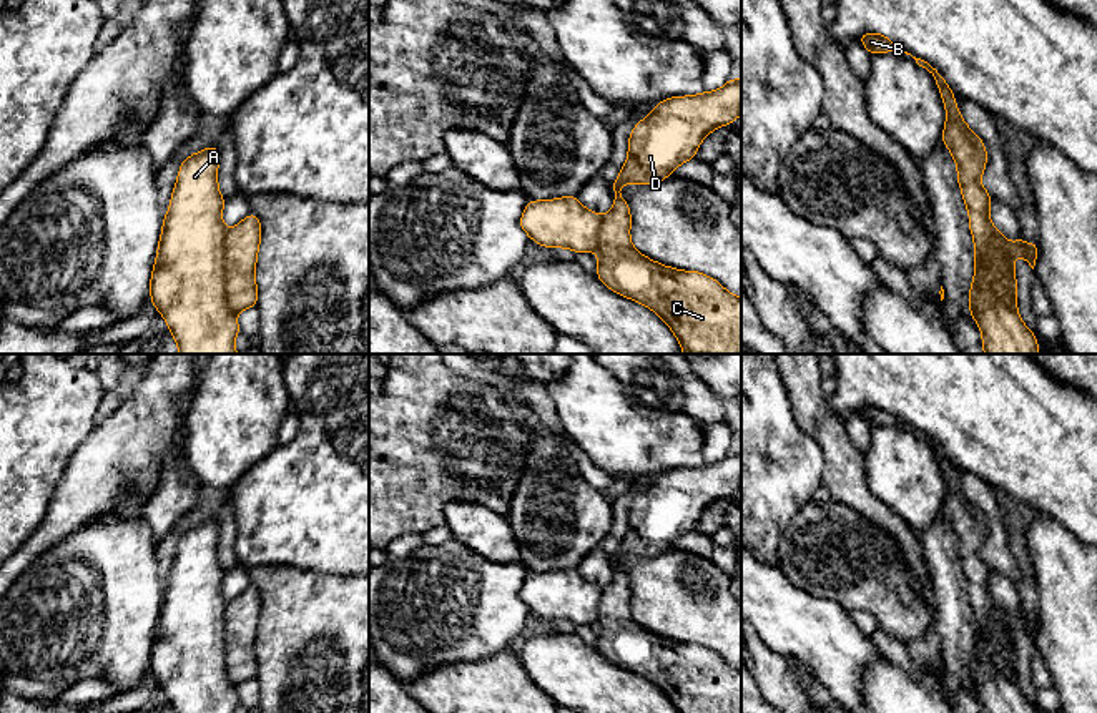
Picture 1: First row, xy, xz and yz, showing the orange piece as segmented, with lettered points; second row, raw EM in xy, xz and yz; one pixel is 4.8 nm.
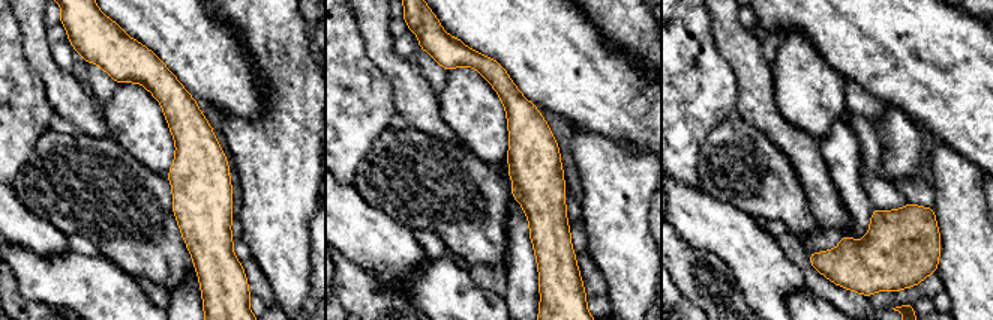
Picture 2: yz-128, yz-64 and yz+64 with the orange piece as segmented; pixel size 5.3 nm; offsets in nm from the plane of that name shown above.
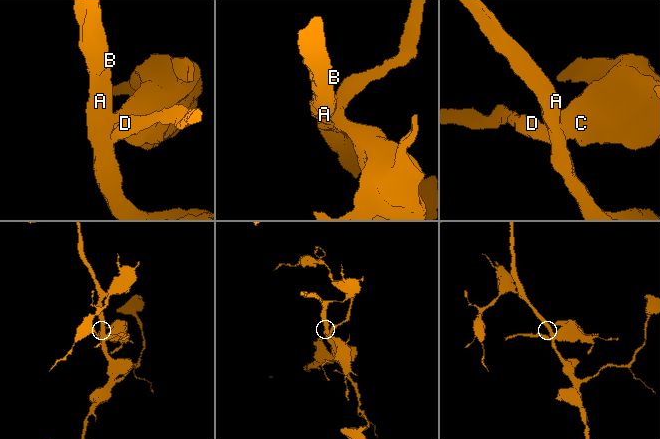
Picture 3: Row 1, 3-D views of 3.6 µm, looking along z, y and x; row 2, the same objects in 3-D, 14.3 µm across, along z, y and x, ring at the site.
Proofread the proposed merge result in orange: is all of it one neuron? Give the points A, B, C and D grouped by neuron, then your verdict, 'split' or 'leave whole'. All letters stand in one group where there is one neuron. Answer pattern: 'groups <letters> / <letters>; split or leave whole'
groups A B / C D; split

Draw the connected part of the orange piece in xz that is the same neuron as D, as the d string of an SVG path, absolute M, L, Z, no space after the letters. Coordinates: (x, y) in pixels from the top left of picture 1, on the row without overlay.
M735 449L716 464L671 469L660 474L652 485L633 499L628 512L628 530L612 555L613 580L602 588L597 618L598 652L613 665L655 683L678 713L741 713L741 670L730 666L706 647L668 640L638 625L630 613L630 580L620 568L620 560L625 555L657 557L668 550L676 538L695 530L708 505L730 497L740 487L741 452Z

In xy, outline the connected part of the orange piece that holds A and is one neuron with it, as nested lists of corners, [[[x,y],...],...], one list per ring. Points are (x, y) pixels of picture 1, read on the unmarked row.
[[[208,519],[181,535],[163,592],[150,668],[175,713],[234,713],[239,706],[236,686],[228,678],[224,661],[228,602],[221,592],[224,570],[218,562],[218,535],[216,519]]]

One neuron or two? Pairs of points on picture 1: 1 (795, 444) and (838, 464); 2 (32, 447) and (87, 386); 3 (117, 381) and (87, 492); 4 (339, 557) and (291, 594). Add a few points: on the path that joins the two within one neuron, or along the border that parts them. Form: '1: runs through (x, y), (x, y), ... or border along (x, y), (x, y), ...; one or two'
1: border along (800, 426), (821, 451), (821, 484); two
2: runs through (40, 432), (72, 401); one
3: border along (145, 371), (125, 399); two
4: border along (280, 565), (351, 575); two

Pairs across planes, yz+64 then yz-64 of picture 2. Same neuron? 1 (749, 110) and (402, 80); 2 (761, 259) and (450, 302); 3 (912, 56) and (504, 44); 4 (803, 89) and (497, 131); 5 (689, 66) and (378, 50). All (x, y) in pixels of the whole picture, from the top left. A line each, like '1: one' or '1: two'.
1: one
2: two
3: one
4: one
5: two

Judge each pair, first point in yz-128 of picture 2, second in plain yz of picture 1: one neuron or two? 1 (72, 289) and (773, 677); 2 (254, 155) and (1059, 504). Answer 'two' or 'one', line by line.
1: two
2: two

